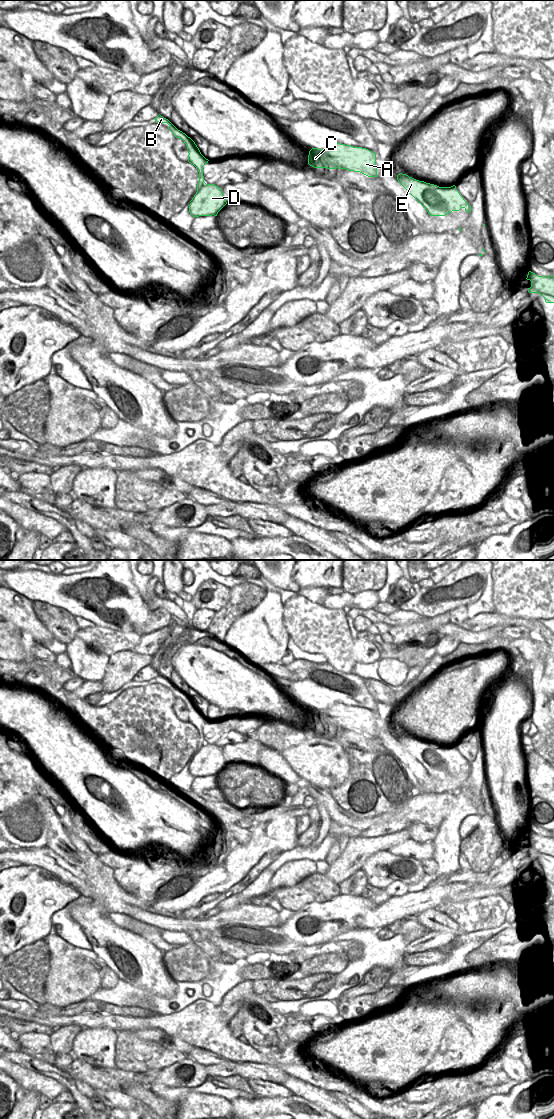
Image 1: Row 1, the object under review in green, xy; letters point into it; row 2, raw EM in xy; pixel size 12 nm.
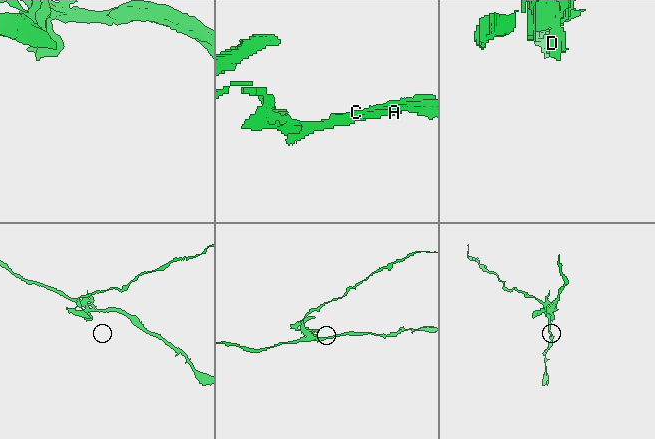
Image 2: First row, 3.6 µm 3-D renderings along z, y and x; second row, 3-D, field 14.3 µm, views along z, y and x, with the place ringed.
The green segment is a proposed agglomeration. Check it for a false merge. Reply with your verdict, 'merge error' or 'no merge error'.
merge error

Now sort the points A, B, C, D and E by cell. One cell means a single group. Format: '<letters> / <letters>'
A C E / B D

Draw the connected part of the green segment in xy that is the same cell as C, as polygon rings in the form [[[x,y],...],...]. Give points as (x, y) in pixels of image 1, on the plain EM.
[[[337,703],[327,710],[312,708],[308,724],[314,728],[346,729],[377,737],[376,713],[362,707]]]

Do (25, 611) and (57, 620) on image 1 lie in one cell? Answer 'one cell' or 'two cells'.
two cells

